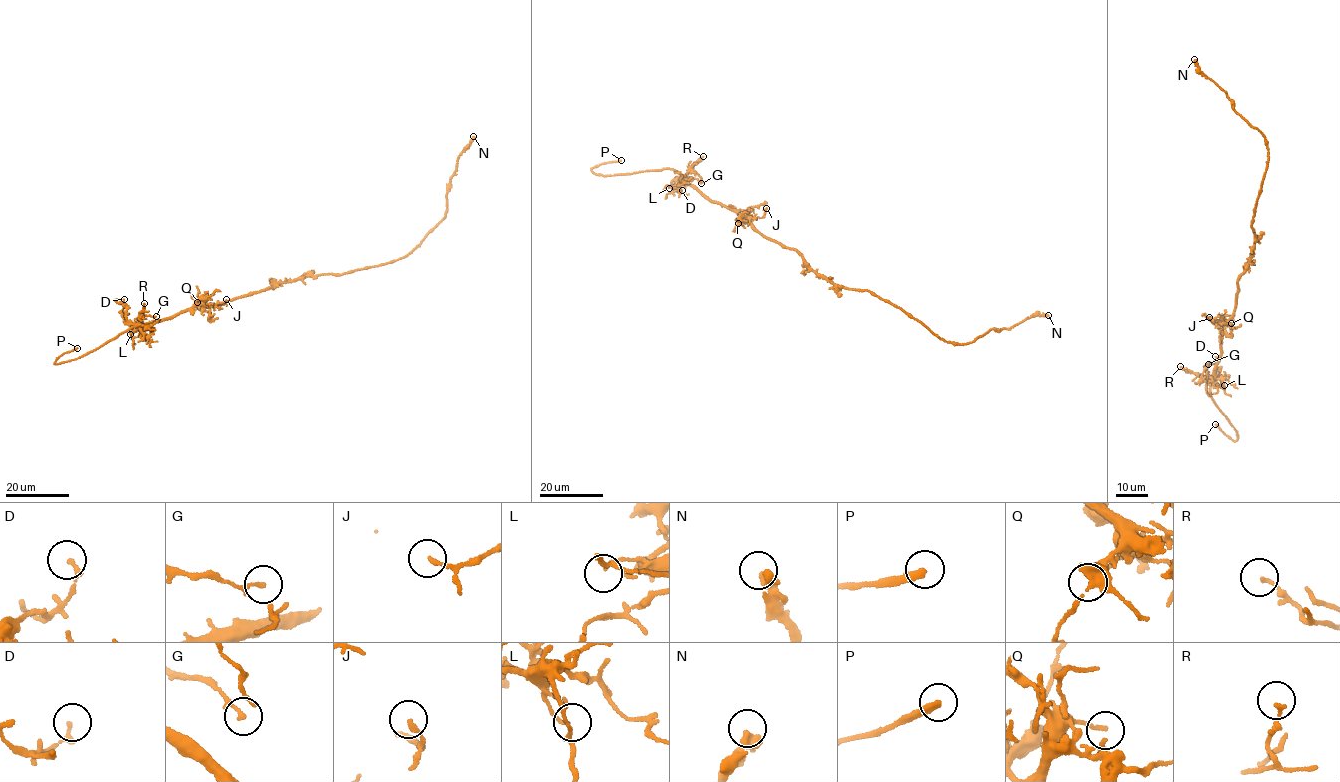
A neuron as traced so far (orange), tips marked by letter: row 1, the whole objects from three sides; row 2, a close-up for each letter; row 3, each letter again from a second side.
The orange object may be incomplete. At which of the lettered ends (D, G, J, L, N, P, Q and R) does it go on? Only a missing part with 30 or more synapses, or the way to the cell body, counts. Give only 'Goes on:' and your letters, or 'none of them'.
Goes on: P

